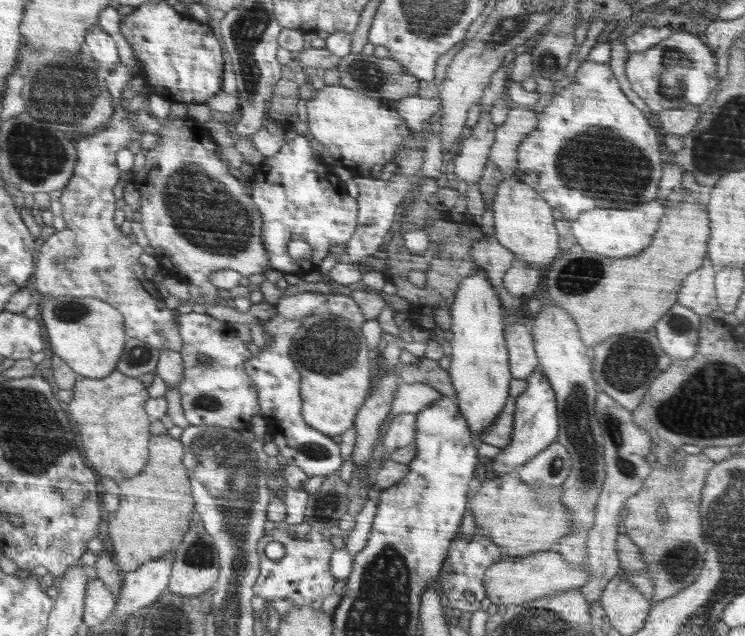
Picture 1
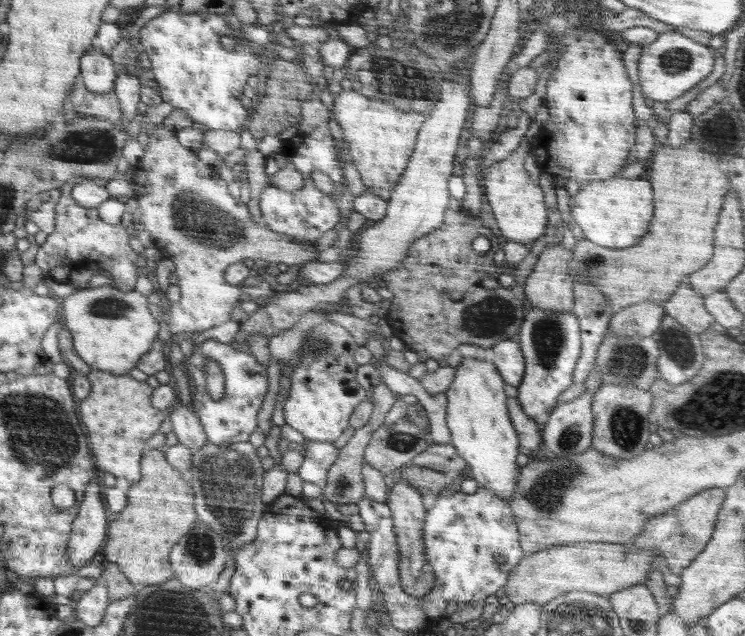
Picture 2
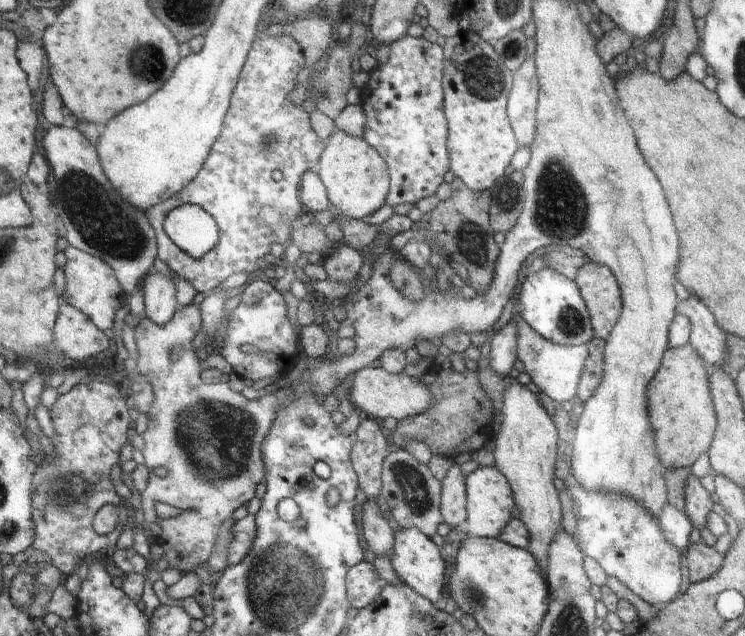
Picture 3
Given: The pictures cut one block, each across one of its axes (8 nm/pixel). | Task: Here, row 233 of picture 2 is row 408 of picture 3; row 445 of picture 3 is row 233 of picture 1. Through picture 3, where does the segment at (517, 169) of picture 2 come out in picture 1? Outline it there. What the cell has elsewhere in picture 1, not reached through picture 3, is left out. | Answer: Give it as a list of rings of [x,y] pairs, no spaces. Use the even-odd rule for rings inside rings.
[[[516,177],[505,178],[493,200],[494,232],[497,242],[514,253],[514,258],[536,265],[544,272],[566,250],[560,248],[560,226],[556,226],[556,207]]]

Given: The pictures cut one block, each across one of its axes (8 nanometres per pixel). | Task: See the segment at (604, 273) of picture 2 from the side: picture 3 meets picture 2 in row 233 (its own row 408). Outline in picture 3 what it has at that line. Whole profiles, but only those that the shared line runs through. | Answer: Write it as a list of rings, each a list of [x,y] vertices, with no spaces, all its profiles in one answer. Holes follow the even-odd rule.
[[[689,344],[683,345],[682,347],[675,347],[669,349],[664,358],[664,370],[660,370],[660,374],[656,374],[656,382],[652,382],[652,390],[648,390],[648,406],[652,410],[652,426],[656,426],[656,442],[660,442],[660,448],[657,448],[658,458],[665,470],[668,469],[680,469],[681,467],[692,467],[692,465],[698,460],[698,458],[704,454],[709,453],[712,446],[712,438],[714,438],[714,430],[716,430],[716,414],[714,414],[714,408],[712,408],[712,398],[710,398],[710,390],[708,390],[708,372],[704,368],[704,364],[700,362],[700,356]]]

